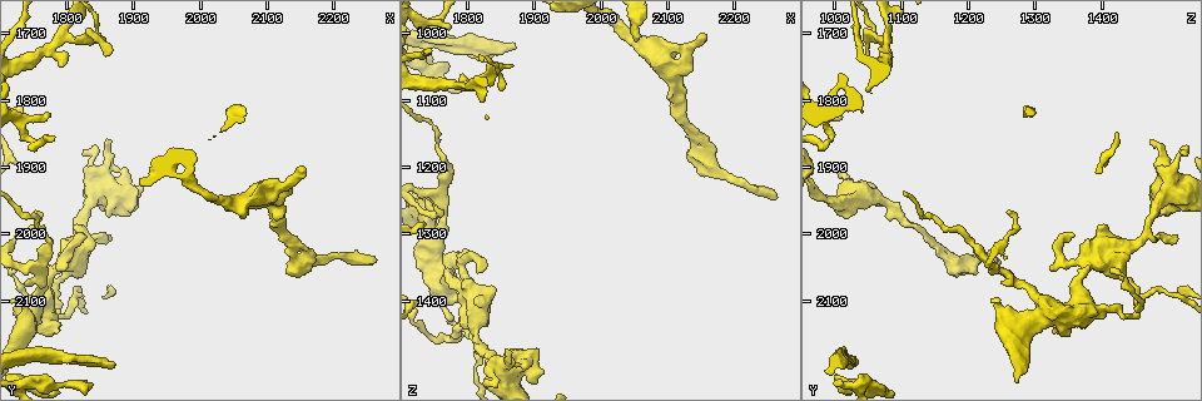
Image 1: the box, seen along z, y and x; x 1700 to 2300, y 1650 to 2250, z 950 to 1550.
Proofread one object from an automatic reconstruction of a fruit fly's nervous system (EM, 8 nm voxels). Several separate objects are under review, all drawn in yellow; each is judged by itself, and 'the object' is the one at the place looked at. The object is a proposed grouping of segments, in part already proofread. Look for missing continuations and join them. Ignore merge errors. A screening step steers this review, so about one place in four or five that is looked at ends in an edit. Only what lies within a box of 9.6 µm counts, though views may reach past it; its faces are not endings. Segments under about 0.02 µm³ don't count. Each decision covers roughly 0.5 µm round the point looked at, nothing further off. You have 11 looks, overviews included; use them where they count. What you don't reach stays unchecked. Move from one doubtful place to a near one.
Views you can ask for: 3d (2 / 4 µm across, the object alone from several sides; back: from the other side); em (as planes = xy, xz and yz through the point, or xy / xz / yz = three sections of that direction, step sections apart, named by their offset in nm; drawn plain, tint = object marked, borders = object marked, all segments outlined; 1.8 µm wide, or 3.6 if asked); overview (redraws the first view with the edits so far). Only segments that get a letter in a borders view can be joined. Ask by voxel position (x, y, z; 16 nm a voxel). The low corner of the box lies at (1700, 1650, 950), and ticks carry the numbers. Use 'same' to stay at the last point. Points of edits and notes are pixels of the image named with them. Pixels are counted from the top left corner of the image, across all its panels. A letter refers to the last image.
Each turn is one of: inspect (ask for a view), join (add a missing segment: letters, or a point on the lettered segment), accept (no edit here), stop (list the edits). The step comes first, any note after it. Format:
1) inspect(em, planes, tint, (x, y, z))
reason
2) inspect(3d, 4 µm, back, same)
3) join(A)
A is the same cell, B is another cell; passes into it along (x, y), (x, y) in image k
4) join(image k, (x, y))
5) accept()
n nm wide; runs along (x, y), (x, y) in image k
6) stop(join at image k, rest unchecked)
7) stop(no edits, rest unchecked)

inspect(em, xy, step 16, tint, (1780, 2105, 1455))
sharp bend

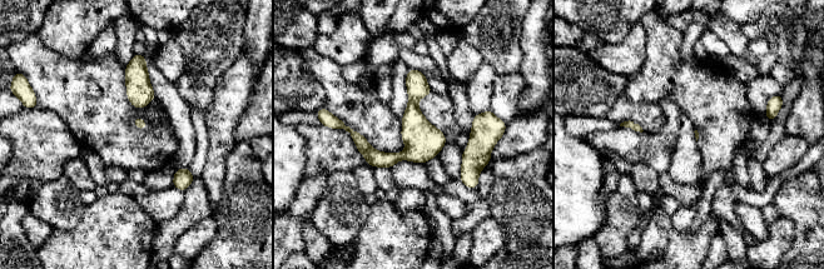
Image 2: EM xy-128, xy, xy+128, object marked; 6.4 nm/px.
inspect(em, planes, borders, same)

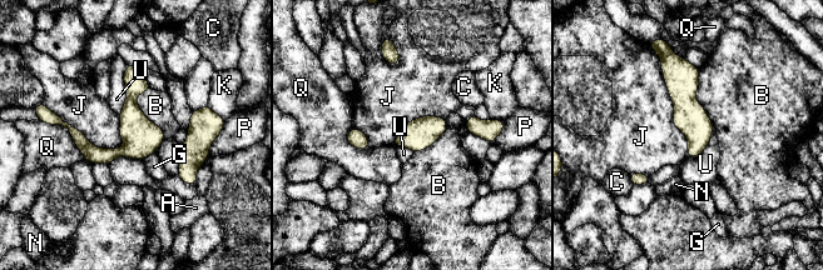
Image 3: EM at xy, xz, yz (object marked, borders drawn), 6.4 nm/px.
accept()
A, B, C, G, J, K, N, P, Q and U are other cells; runs along (58, 120), (94, 154), (160, 138) in image 3; no lettered segment goes on from it

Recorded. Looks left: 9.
inspect(3d, 4 µm, (1875, 2190, 1020))
long arm stops here

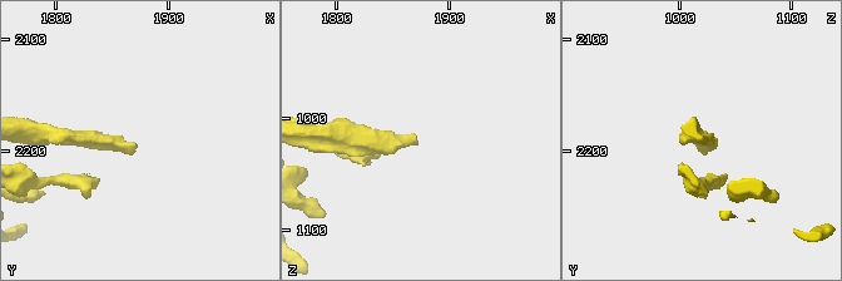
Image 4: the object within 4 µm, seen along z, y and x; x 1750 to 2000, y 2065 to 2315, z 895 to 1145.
inspect(em, planes, borders, (1874, 2192, 1016))

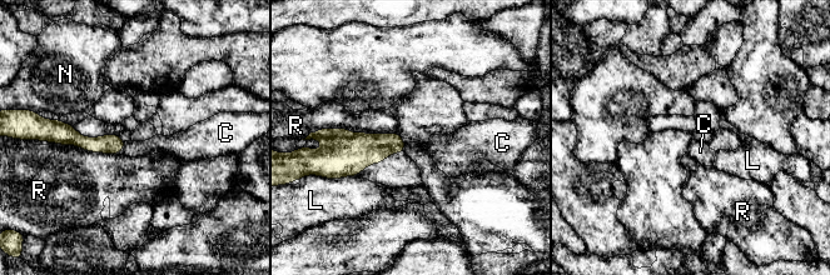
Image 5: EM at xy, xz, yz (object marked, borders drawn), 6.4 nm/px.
join(C)
130 nm wide; C is the same cell, L, N and R are other cells; it goes on there

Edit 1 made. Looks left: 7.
inspect(overview)

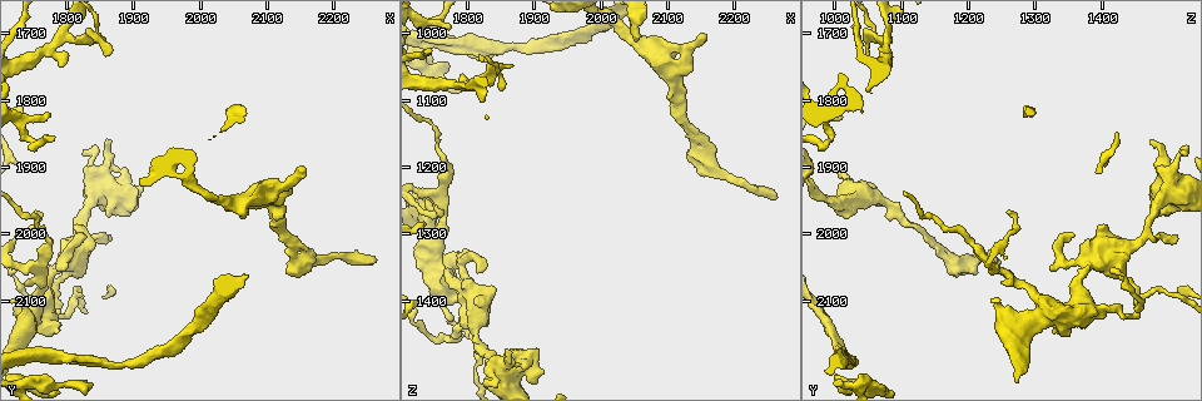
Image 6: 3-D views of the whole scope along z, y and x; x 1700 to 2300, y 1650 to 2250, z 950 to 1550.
inspect(em, planes, borders, (2140, 1935, 1045))
branch stops here

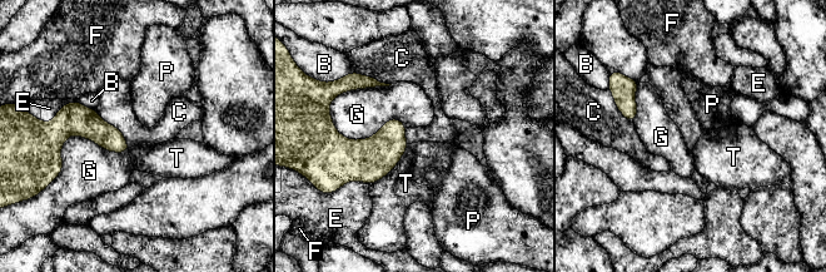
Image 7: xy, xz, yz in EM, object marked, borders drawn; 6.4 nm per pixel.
accept()
160 nm wide; B, C, E, F, G, P and T are other cells; no lettered segment goes on from it

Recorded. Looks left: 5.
inspect(em, 3.6 µm, planes, borders, (1850, 1690, 1060))
sharp bend

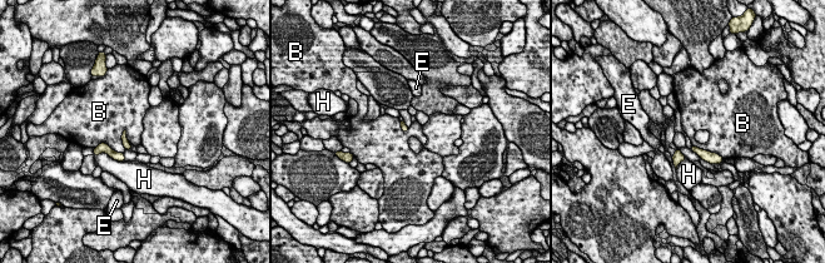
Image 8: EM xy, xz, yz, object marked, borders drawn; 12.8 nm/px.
accept()
B, E and H are other cells; border along (124, 129), (122, 144), (125, 148) in image 8; no lettered segment goes on from it

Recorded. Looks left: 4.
stop(join at image 5, rest unchecked)

